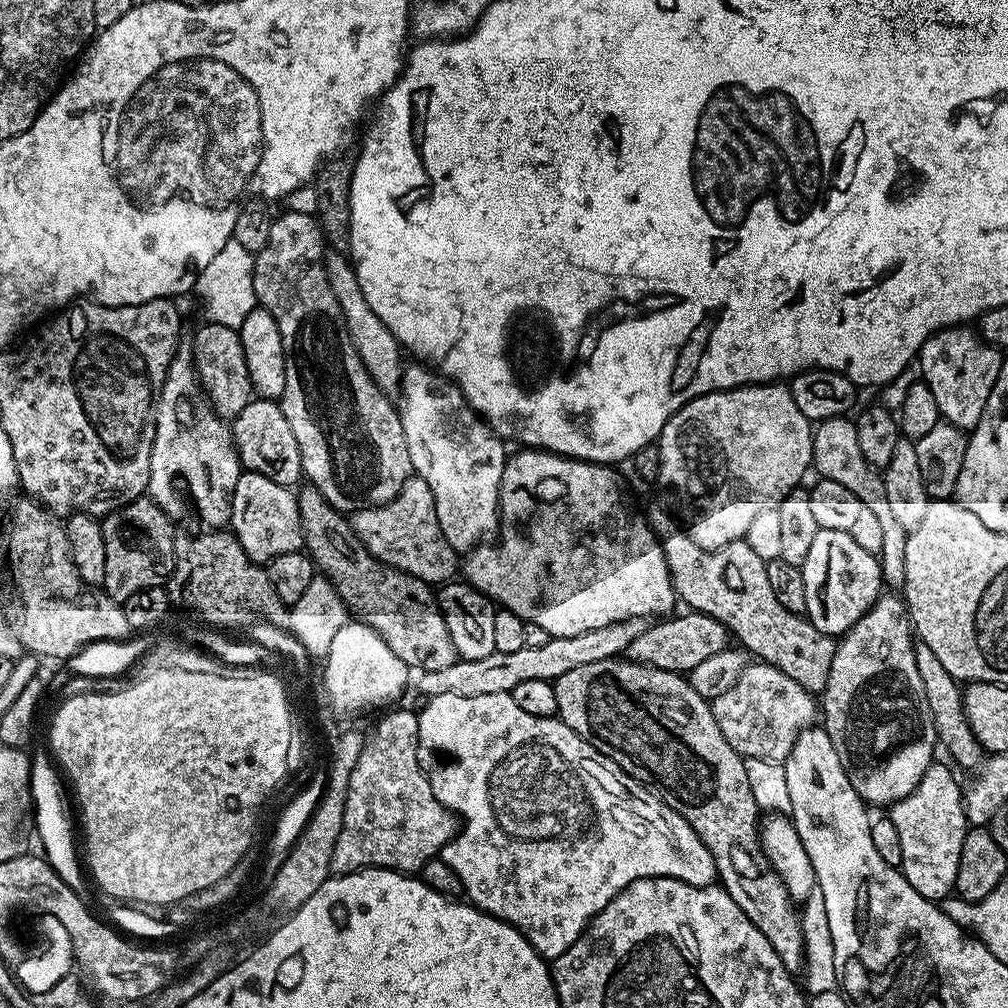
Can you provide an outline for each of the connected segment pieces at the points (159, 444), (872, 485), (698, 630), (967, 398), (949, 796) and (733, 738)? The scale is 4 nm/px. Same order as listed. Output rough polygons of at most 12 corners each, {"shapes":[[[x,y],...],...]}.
{"shapes":[[[191,351],[156,402],[147,495],[220,530],[241,474]],[[848,416],[819,421],[812,468],[878,518],[880,576],[906,582],[909,529],[896,521],[883,475],[862,458]],[[691,610],[645,627],[627,659],[687,674],[729,647],[718,618]],[[971,327],[920,348],[922,382],[955,428],[978,426],[1005,357]],[[933,762],[890,808],[899,869],[922,898],[953,895],[970,827],[962,784]],[[764,661],[711,701],[745,759],[788,759],[813,693]]]}

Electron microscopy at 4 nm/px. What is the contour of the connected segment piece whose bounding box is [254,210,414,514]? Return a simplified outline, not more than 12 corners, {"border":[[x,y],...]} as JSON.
{"border":[[313,214],[255,253],[278,399],[341,514],[414,474],[397,405],[344,325]]}

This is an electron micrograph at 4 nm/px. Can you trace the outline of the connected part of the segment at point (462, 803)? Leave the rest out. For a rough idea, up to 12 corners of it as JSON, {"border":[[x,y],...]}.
{"border":[[438,694],[439,859],[557,960],[630,882],[717,879],[559,718]]}

